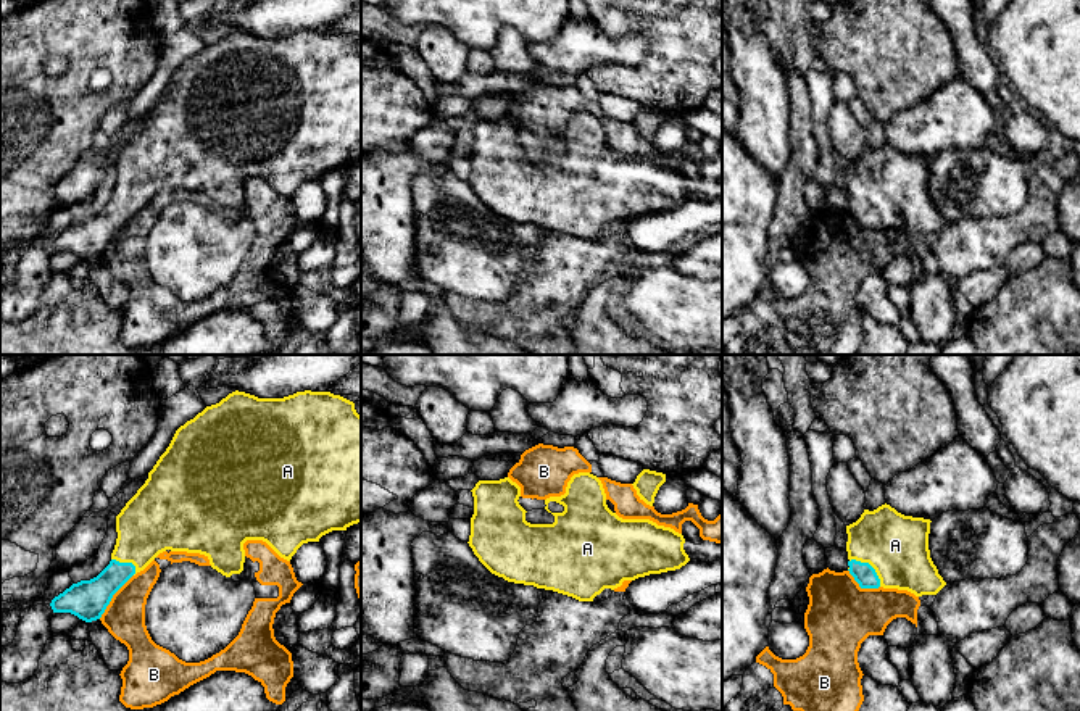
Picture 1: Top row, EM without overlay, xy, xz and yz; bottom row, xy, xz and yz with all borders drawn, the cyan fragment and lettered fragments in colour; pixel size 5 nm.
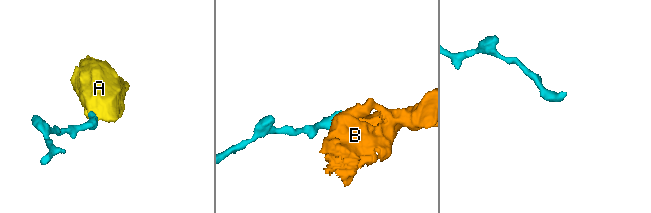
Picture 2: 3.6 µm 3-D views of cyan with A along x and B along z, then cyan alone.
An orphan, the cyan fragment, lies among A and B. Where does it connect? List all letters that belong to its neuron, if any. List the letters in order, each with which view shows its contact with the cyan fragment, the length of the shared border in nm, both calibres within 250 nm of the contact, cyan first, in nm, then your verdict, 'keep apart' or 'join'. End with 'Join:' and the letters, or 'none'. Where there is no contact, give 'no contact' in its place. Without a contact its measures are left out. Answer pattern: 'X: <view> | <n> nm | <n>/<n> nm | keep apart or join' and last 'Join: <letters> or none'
A: yz | 200 nm | 110/320 nm | join
B: xy | 280 nm | 200/200 nm | keep apart
Join: A

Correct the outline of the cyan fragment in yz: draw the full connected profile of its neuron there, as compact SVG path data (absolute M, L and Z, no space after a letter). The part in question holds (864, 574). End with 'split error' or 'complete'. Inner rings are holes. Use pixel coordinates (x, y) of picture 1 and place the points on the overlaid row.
M890 505L846 526L848 571L861 588L898 588L937 595L946 582L930 558L930 519L898 513Z; split error

